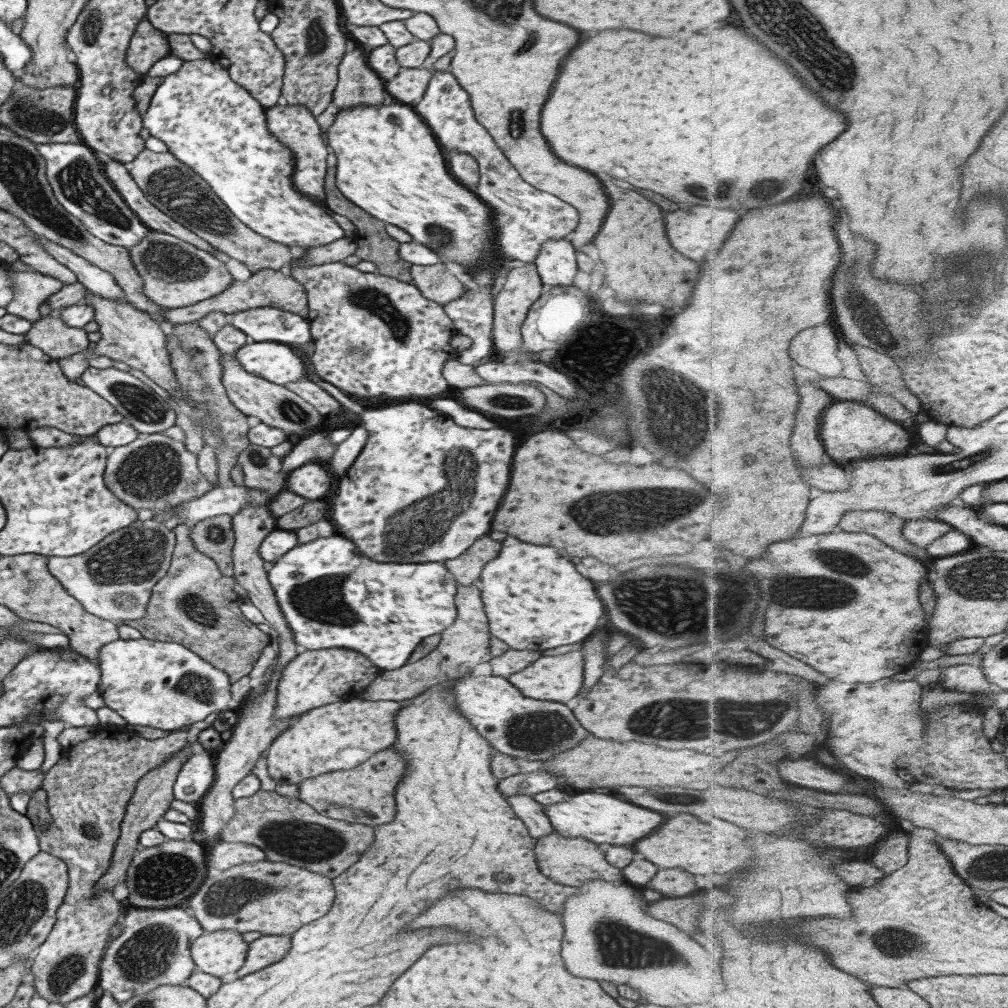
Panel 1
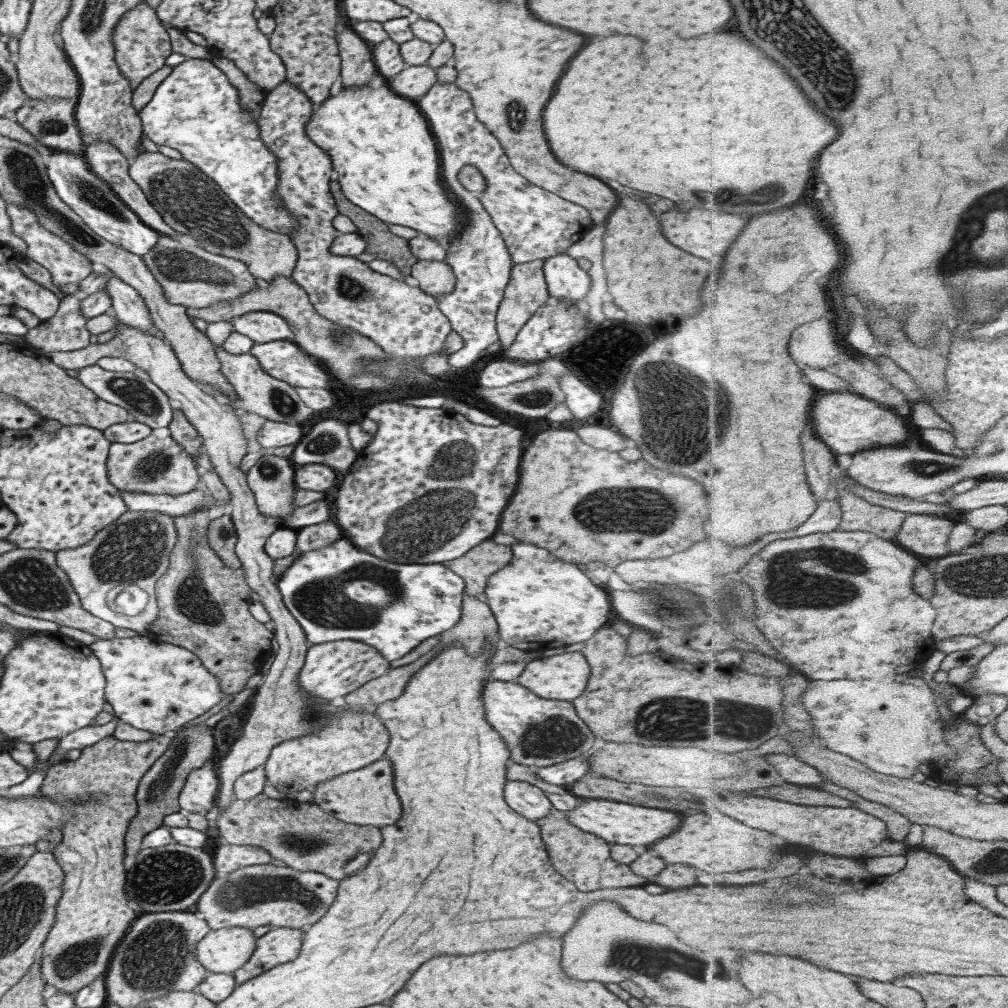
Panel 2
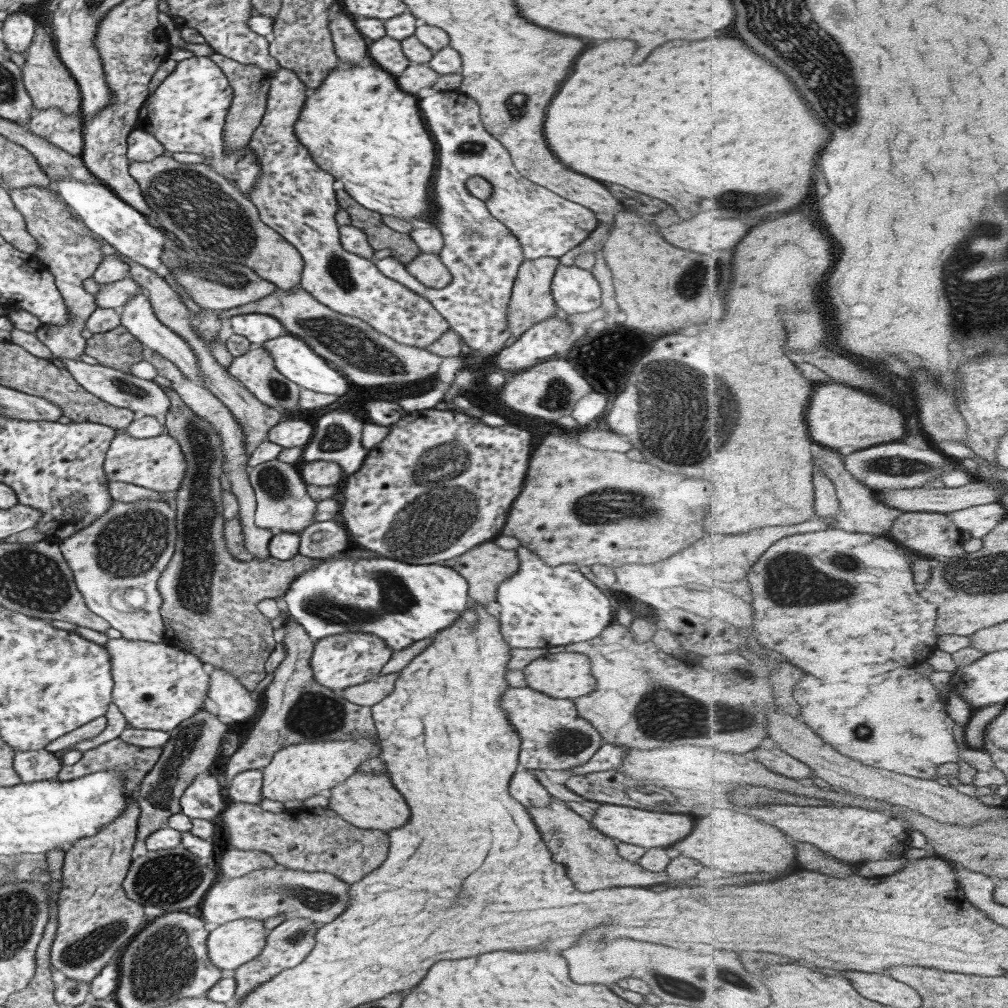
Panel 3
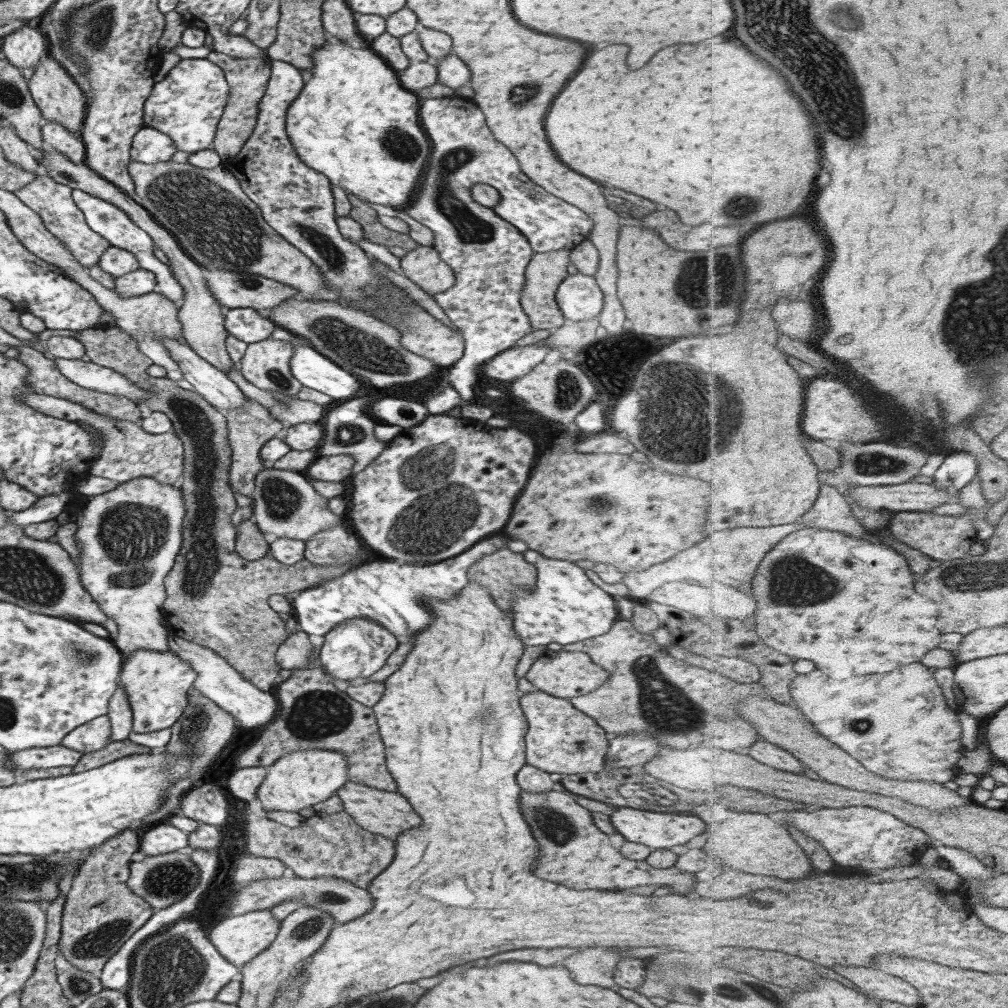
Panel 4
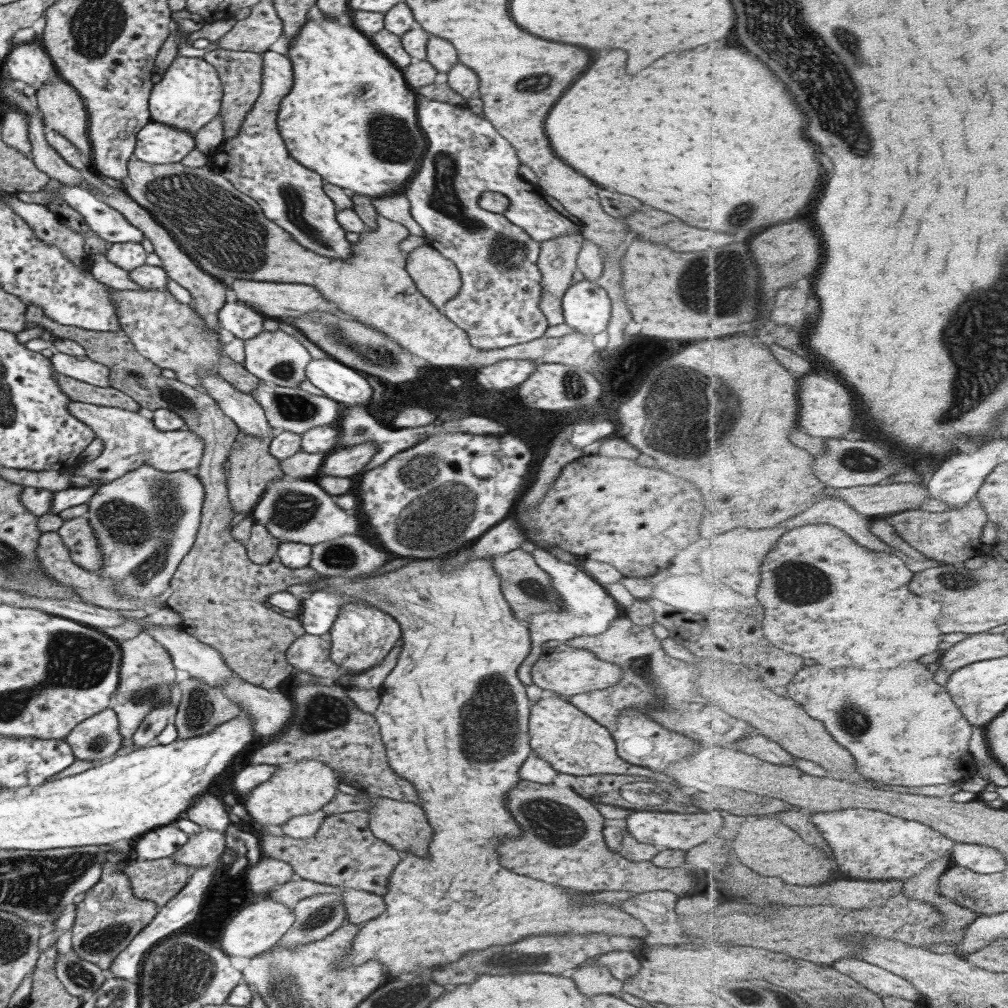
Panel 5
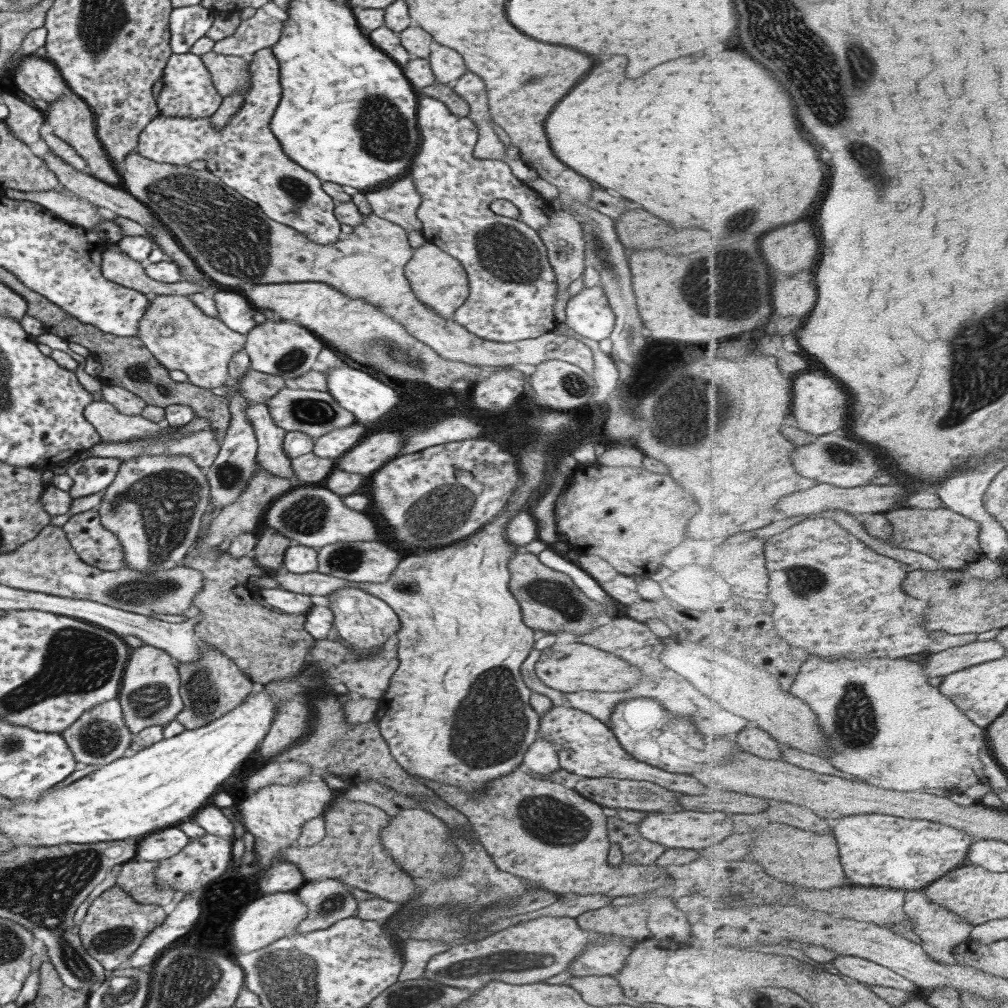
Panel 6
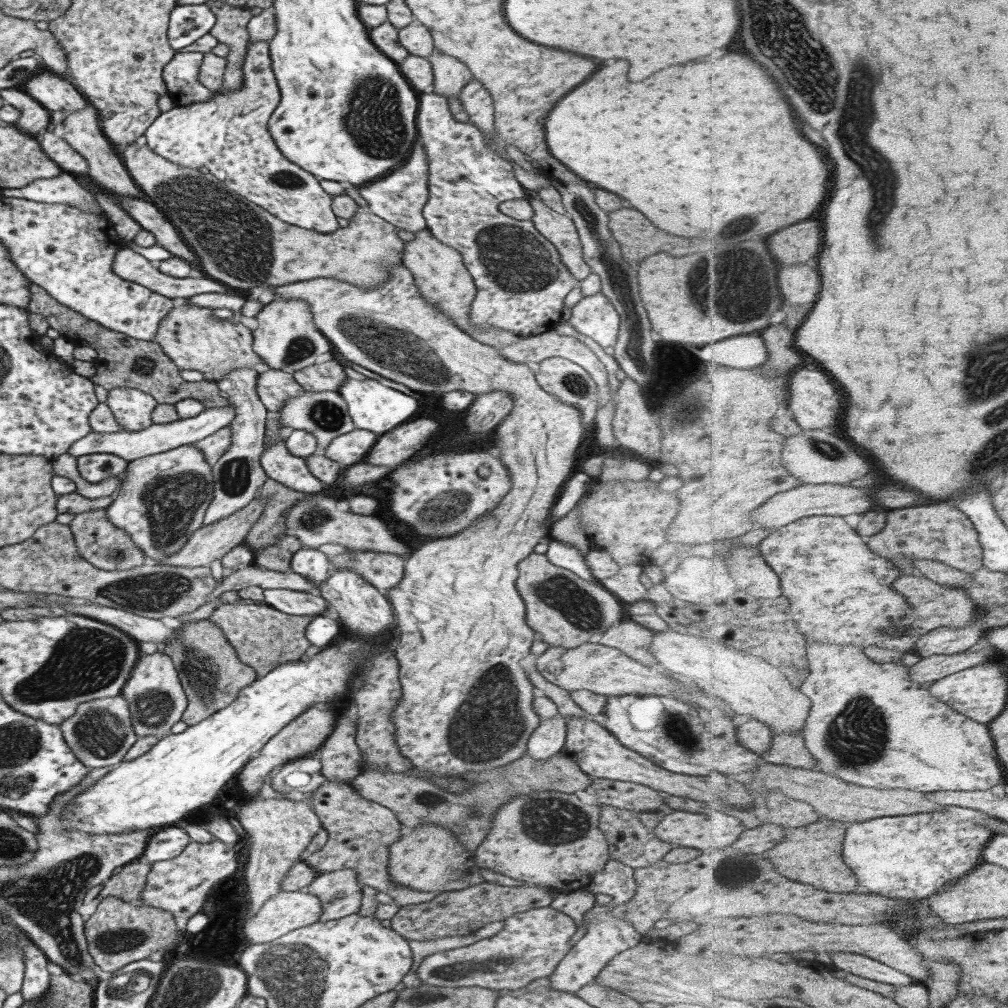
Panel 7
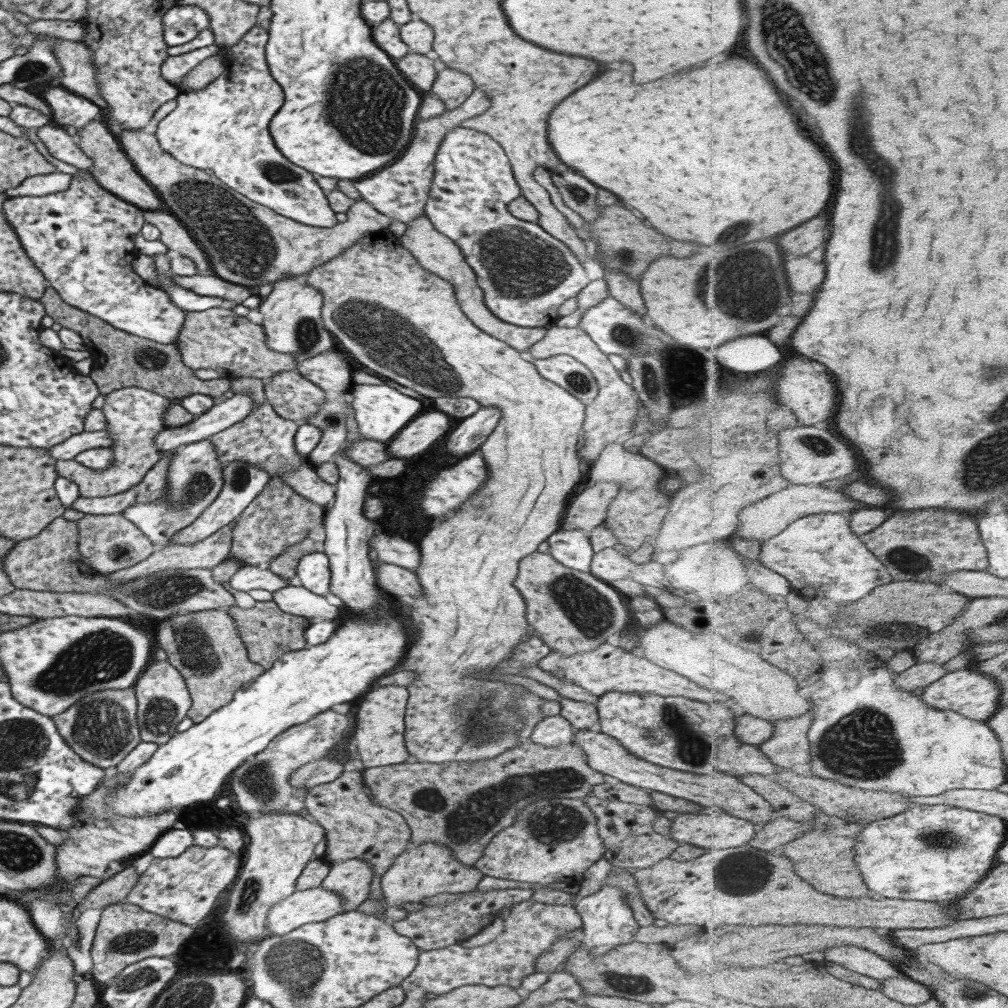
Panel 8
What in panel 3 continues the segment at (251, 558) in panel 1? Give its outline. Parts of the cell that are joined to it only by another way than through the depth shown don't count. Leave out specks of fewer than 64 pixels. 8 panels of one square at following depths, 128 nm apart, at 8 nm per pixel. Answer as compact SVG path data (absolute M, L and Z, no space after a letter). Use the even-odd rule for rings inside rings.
M143 347L142 361L152 363L157 368L160 375L164 375L166 378L170 379L172 385L169 387L180 395L180 398L193 410L193 413L198 415L201 419L206 419L219 432L221 447L225 454L223 471L230 476L232 493L239 502L238 518L241 520L243 528L245 547L247 551L254 556L254 562L264 563L265 560L270 557L269 544L274 534L272 530L258 528L255 523L257 500L255 499L254 489L249 481L248 453L246 453L246 444L243 442L244 435L242 427L221 400L218 400L204 385L184 376L183 372L175 364L172 364L170 360L162 357L162 355L158 355L158 353L147 347ZM288 620L286 626L284 622L284 629L285 637L282 643L287 648L288 656L273 672L274 679L261 696L262 714L258 714L248 739L230 756L224 772L228 783L239 772L268 766L274 754L290 744L350 740L355 732L365 736L377 736L370 706L352 704L342 698L342 694L328 690L315 681L311 667L315 643L308 637L304 628L294 620Z

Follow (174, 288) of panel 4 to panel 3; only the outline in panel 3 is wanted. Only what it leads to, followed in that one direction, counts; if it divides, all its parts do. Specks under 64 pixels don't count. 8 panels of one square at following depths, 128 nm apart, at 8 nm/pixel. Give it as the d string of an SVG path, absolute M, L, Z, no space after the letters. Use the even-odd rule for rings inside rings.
M65 176L54 182L55 189L61 194L66 204L81 219L81 222L95 233L108 246L130 260L154 270L161 266L164 235L138 210L126 204L117 197L108 186L95 181L75 180L75 177Z

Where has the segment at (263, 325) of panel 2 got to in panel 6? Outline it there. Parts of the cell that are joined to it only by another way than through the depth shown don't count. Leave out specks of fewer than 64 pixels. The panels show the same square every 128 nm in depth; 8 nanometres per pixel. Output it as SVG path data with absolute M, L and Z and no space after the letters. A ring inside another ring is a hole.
M240 290L212 291L210 294L221 314L219 319L222 319L228 328L247 335L256 326L256 321L253 319L254 306Z

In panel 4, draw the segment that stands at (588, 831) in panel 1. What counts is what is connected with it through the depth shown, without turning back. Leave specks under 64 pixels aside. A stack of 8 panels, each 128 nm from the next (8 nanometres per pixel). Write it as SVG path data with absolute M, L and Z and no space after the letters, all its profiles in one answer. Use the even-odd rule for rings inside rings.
M632 807L615 808L612 815L610 815L610 820L613 827L616 828L616 832L626 838L626 841L644 844L645 847L652 850L683 850L685 848L672 848L672 846L691 846L692 844L686 844L686 842L690 842L692 838L696 838L698 834L702 834L707 828L707 824L704 824L698 816L666 814L663 812L634 809Z

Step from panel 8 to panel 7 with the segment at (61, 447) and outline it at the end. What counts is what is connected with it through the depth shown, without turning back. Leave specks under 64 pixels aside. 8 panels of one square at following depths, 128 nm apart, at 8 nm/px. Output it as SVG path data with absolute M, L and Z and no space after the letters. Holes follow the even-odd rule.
M229 402L226 406L211 409L205 408L198 416L192 418L179 418L174 422L166 424L152 423L152 426L136 432L133 430L113 433L92 431L84 436L84 438L80 438L79 441L72 444L71 448L67 450L67 453L71 454L73 457L104 453L132 461L144 458L145 456L160 454L161 452L166 452L184 445L192 445L202 440L204 437L218 432L221 428L228 427L234 419L235 406Z

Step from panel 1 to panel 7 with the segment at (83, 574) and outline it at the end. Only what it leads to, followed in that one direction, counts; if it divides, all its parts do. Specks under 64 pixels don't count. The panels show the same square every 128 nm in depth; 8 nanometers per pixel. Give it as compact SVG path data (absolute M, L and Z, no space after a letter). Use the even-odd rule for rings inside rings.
M184 445L178 448L173 448L160 454L154 454L145 456L144 458L129 461L126 471L123 475L123 483L119 486L119 490L116 490L117 497L109 504L106 508L108 518L115 527L120 527L122 530L128 532L129 536L132 537L133 543L144 551L148 561L155 562L156 565L162 565L162 560L168 560L168 556L176 555L184 544L188 542L188 539L192 536L193 532L196 532L200 527L203 526L203 518L205 517L206 509L211 503L211 499L214 498L215 480L213 477L211 464L206 462L204 453L194 445ZM162 650L150 655L140 652L121 695L130 707L132 726L138 738L157 736L161 739L168 736L171 733L170 729L181 720L188 705L183 683L180 682L173 660Z

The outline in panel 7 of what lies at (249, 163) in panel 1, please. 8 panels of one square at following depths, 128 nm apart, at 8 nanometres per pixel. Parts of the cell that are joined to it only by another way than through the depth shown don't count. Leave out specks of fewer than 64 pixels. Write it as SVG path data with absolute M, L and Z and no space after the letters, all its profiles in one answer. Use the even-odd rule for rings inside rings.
M178 51L163 68L163 80L176 108L204 104L214 92L199 82L199 70L205 53Z

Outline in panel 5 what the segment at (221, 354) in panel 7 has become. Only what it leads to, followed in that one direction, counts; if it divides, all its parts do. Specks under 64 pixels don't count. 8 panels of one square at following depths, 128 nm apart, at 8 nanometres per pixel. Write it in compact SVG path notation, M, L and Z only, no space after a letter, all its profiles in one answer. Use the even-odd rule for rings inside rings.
M109 290L111 301L117 306L117 313L124 331L133 342L136 352L152 361L161 369L176 372L176 379L188 386L196 388L201 385L201 378L197 375L199 368L217 370L218 353L223 348L220 336L213 331L201 316L189 304L182 304L169 290Z

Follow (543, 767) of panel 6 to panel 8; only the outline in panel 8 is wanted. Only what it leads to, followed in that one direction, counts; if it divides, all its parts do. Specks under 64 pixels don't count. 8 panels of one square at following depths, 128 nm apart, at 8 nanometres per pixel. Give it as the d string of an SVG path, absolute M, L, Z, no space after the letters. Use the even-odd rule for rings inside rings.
M562 715L542 719L534 728L529 742L557 747L573 742L576 730Z

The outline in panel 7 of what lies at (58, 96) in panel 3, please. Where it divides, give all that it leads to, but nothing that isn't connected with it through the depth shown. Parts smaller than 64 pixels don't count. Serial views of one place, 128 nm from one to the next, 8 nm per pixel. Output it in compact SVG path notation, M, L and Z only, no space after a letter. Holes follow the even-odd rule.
M91 105L80 111L67 114L62 122L64 126L64 140L84 158L88 163L86 174L96 182L101 188L115 192L116 194L144 198L143 192L136 186L134 179L130 176L124 161L120 158L119 151L110 144L108 138L103 133L99 123L99 116L96 108Z

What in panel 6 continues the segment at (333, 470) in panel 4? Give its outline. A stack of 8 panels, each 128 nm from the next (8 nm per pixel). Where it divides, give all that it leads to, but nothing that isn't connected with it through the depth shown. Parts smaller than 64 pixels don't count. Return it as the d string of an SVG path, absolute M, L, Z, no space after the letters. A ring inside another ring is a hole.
M380 432L372 435L367 435L354 448L350 448L345 452L339 460L335 461L334 470L338 468L346 472L372 475L382 465L392 460L397 456L398 451L402 450L405 445L405 436L403 432Z

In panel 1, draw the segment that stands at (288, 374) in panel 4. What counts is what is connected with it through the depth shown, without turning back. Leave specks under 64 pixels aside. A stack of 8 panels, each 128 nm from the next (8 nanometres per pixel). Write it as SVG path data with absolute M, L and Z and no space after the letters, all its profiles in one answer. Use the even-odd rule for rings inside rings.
M222 355L220 364L223 366L222 384L225 386L230 402L242 413L256 416L261 422L291 434L310 435L321 429L323 416L303 398L292 392L287 386L274 384L269 380L253 375L238 363L234 355Z

